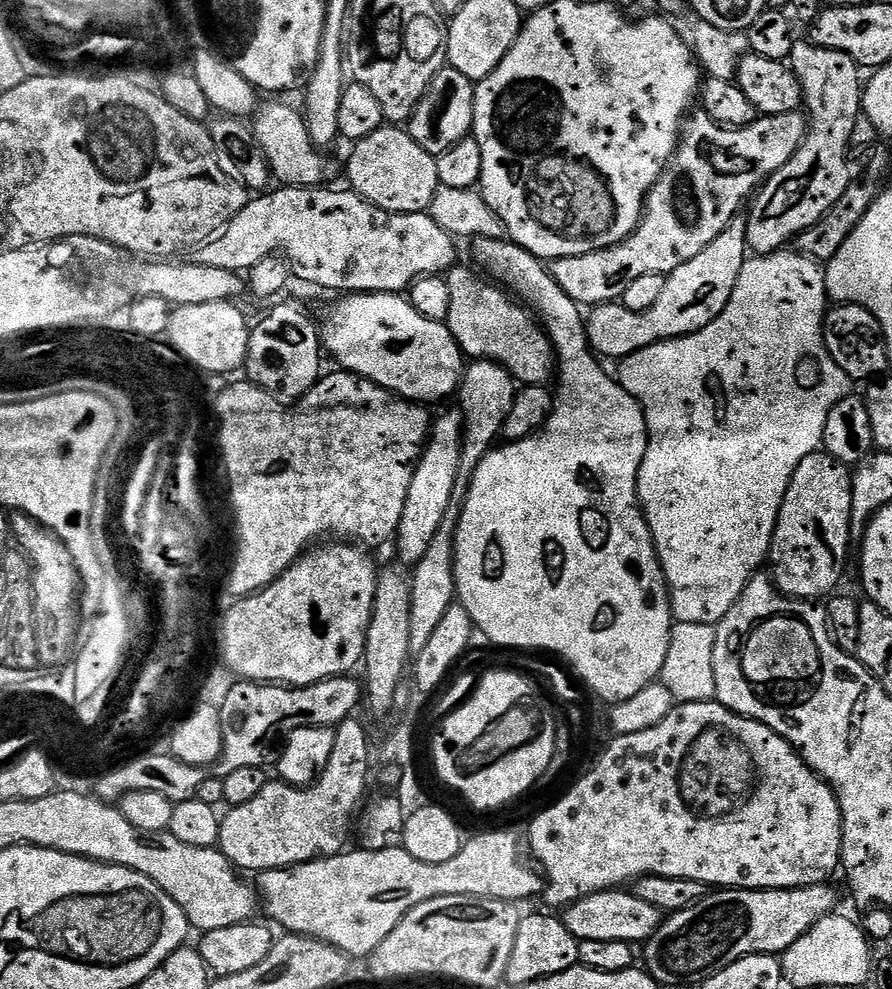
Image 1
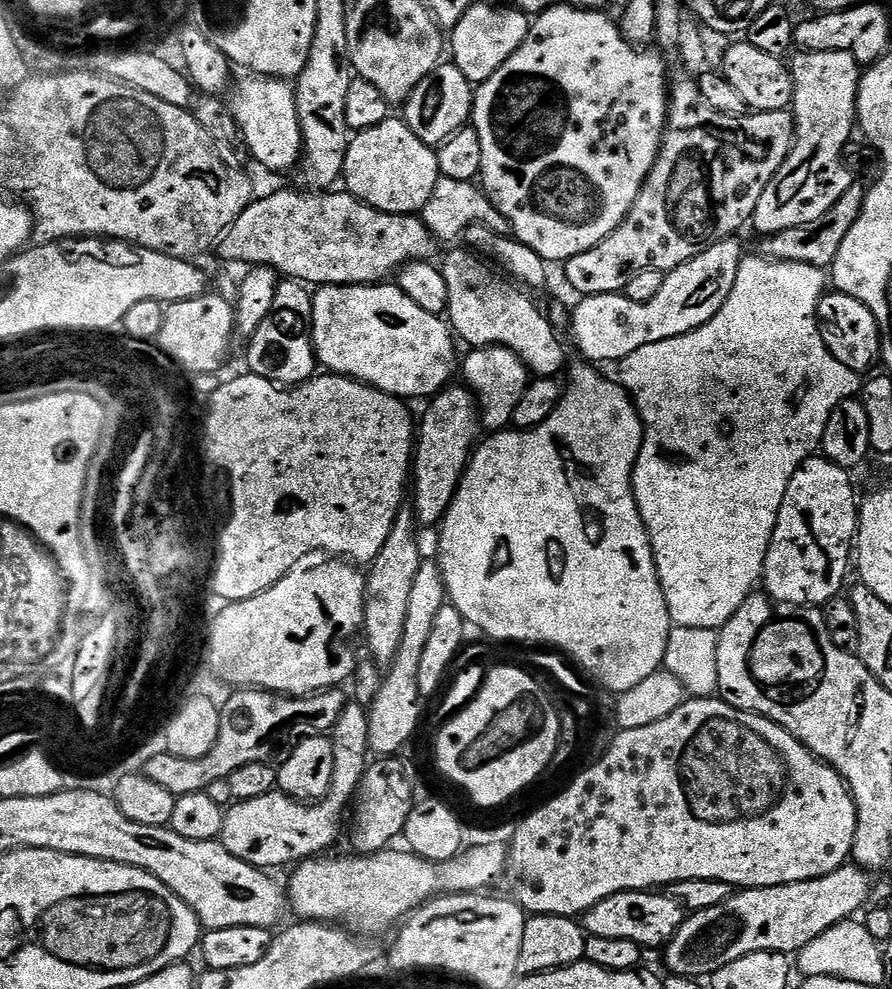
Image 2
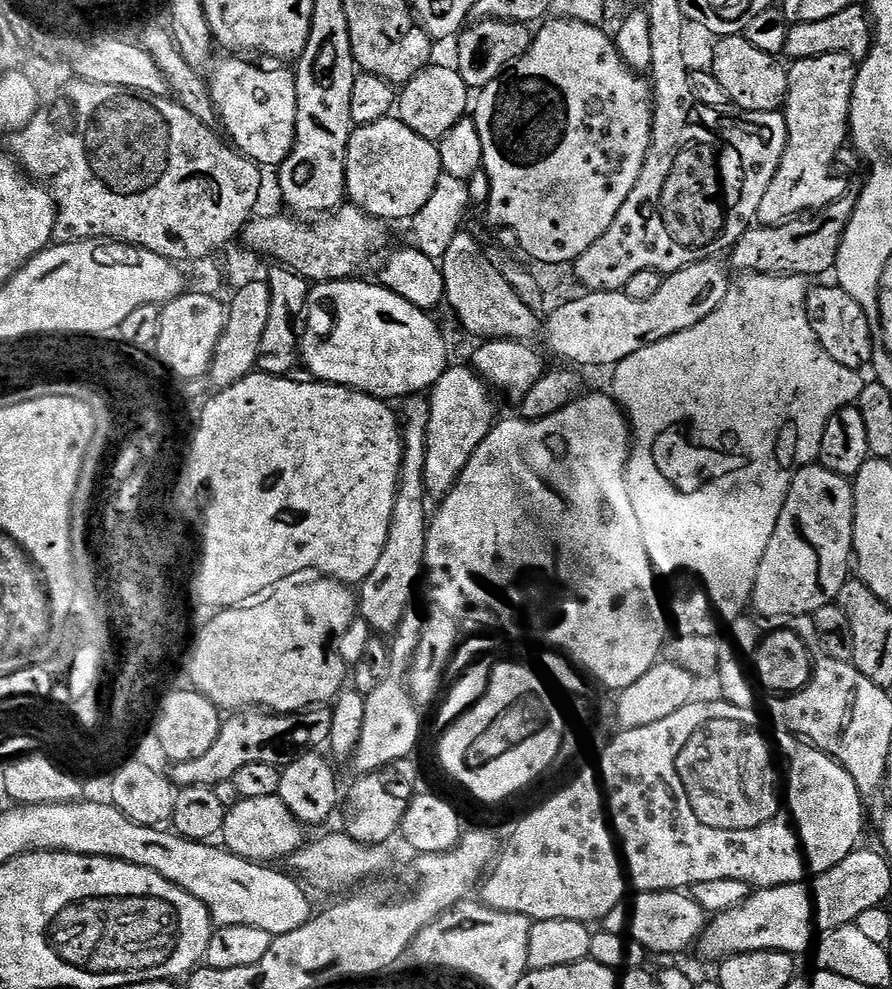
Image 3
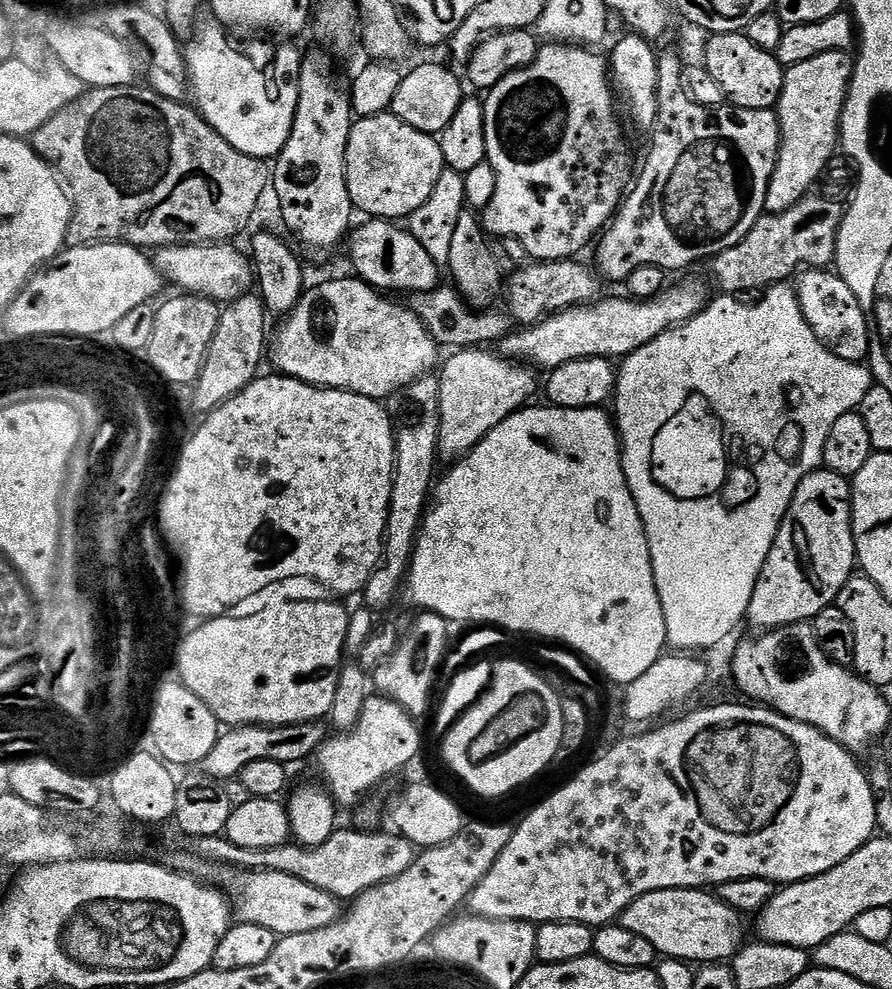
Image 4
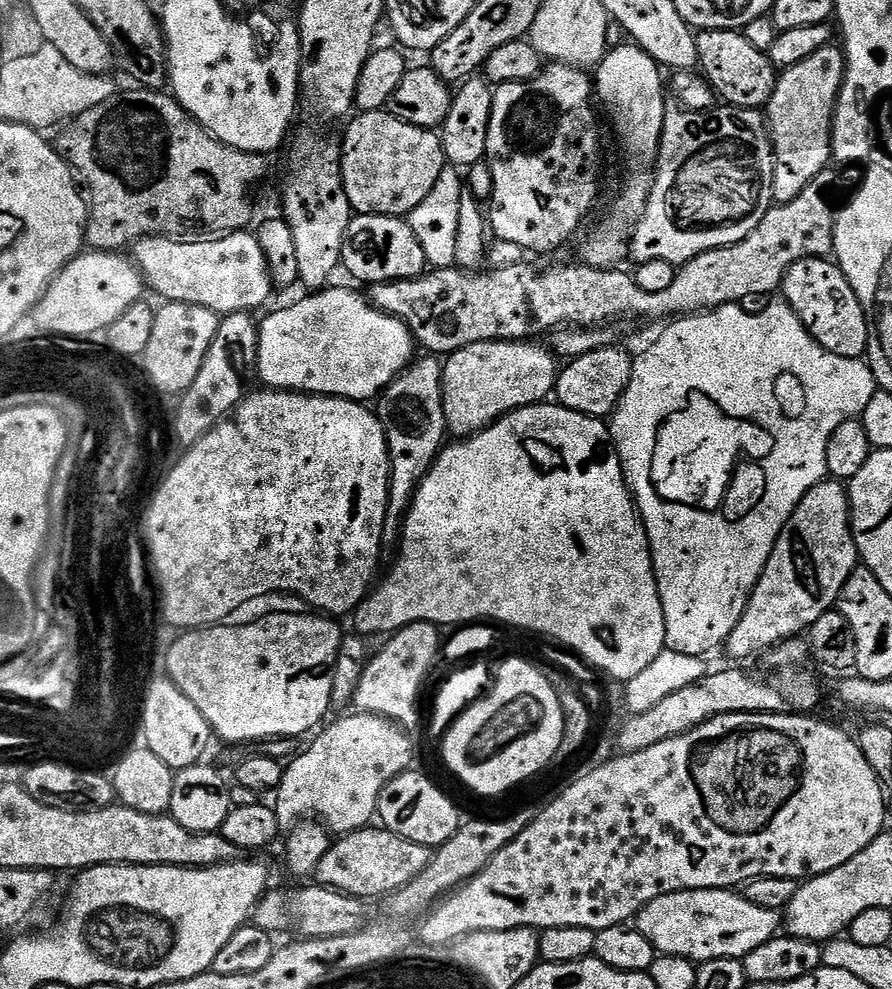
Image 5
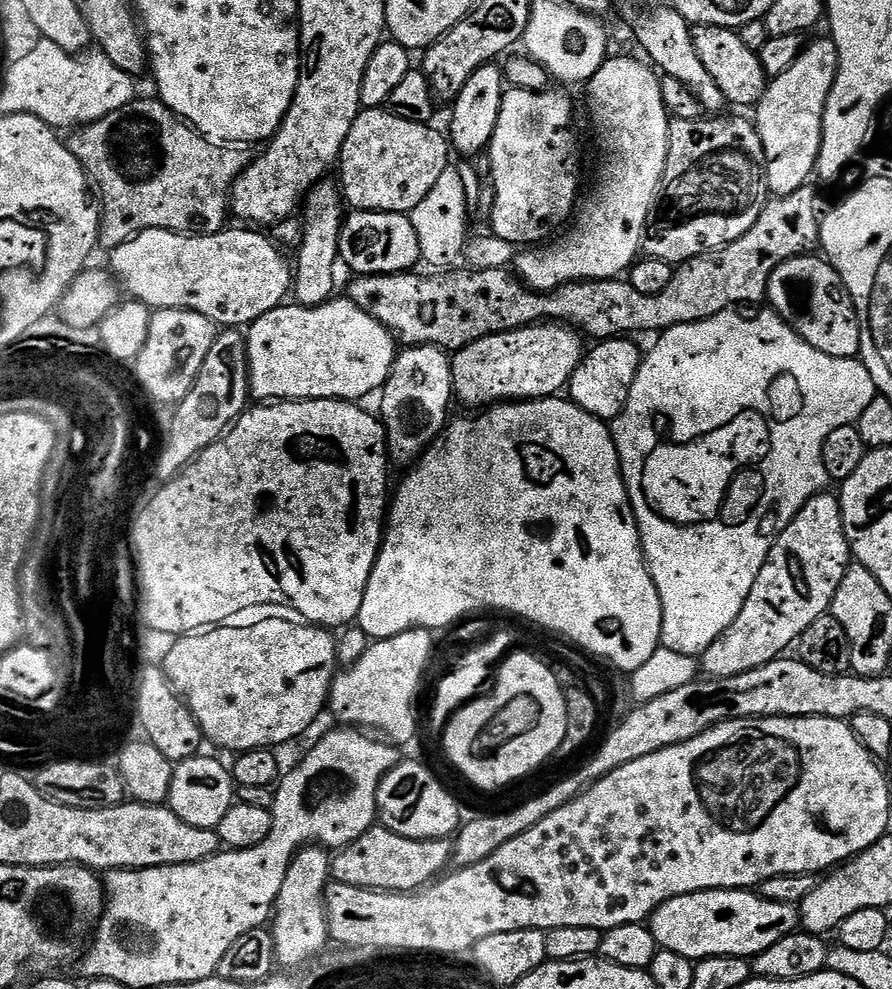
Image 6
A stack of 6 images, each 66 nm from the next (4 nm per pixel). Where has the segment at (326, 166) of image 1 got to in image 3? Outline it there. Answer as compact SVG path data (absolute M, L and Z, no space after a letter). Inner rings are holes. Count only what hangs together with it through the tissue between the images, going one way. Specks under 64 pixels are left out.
M228 58L232 60L220 60L215 61L216 69L212 72L212 78L207 81L208 88L212 93L213 102L216 104L216 112L219 116L219 123L222 128L228 131L227 139L231 141L233 145L243 155L247 156L249 160L255 160L257 164L261 166L267 166L267 164L272 164L272 166L278 166L283 162L284 159L290 154L290 150L294 146L294 138L296 137L296 77L291 71L288 72L263 72L260 68L255 68L252 64L247 64L247 59L244 58Z

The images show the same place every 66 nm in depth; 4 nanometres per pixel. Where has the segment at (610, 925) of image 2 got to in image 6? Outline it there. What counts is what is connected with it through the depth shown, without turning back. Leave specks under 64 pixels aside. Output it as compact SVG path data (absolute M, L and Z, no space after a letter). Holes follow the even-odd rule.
M719 888L682 894L678 898L670 898L670 902L662 902L662 906L658 906L658 910L654 910L650 917L650 927L657 945L663 951L682 954L682 958L693 962L708 960L711 956L754 957L762 950L770 950L774 942L793 935L801 924L797 905L767 900L759 891L743 888Z

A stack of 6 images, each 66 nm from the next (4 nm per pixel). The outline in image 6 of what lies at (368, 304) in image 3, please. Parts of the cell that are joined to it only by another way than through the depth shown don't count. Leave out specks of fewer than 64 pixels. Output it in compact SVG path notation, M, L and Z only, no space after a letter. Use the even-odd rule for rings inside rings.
M333 298L324 304L319 304L316 308L303 308L295 302L285 303L279 308L262 314L262 318L258 318L253 324L247 325L246 339L248 341L248 390L255 399L257 396L257 401L260 402L279 402L281 400L363 401L363 396L368 396L371 392L372 395L379 393L380 389L384 387L398 351L398 341L392 333L386 330L386 326L382 326L382 322L370 318L370 314L366 314L366 310L358 310L358 306L354 306L354 302L347 298Z

